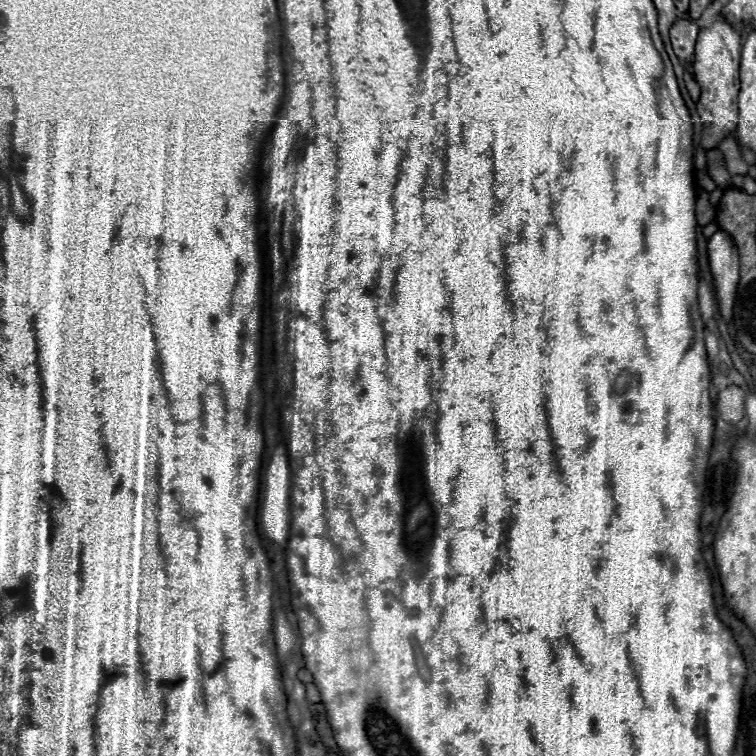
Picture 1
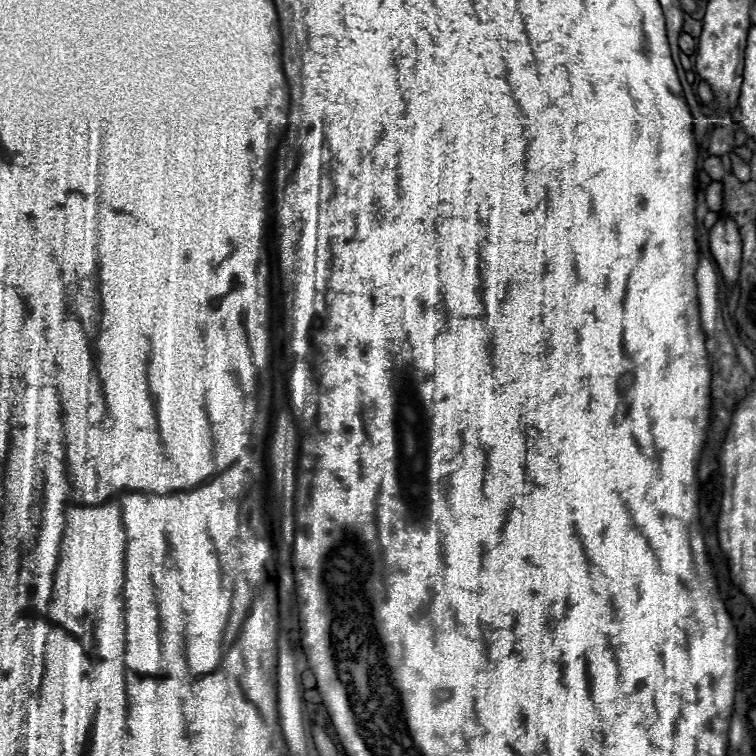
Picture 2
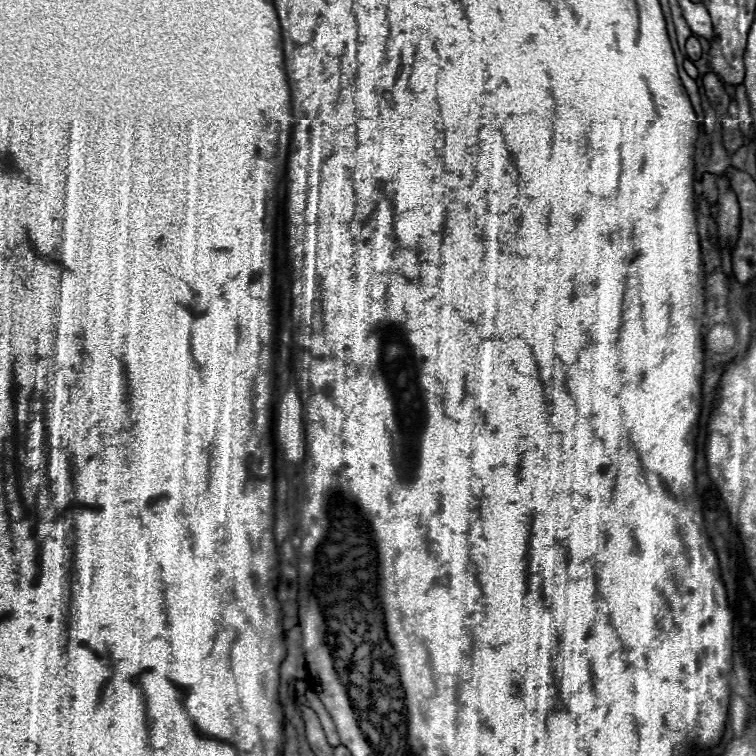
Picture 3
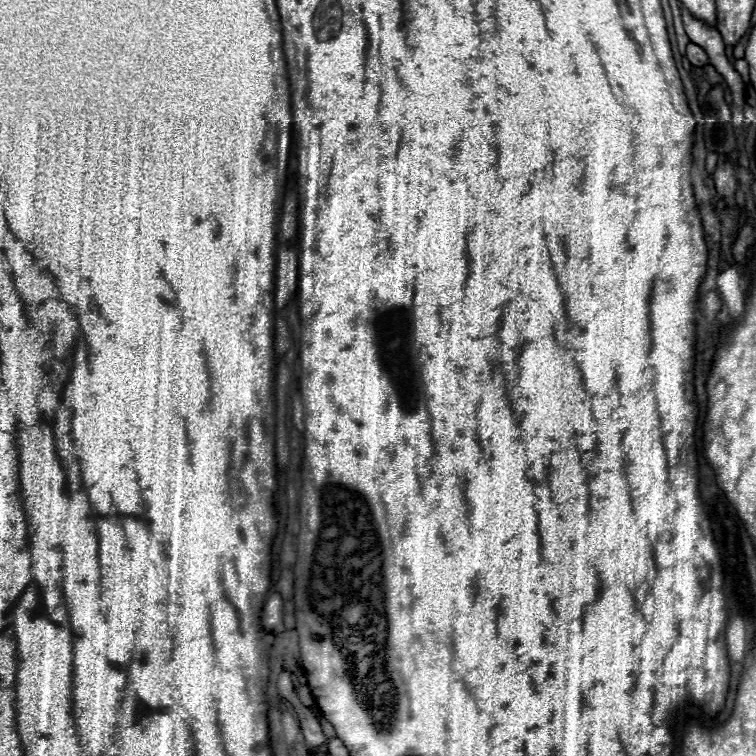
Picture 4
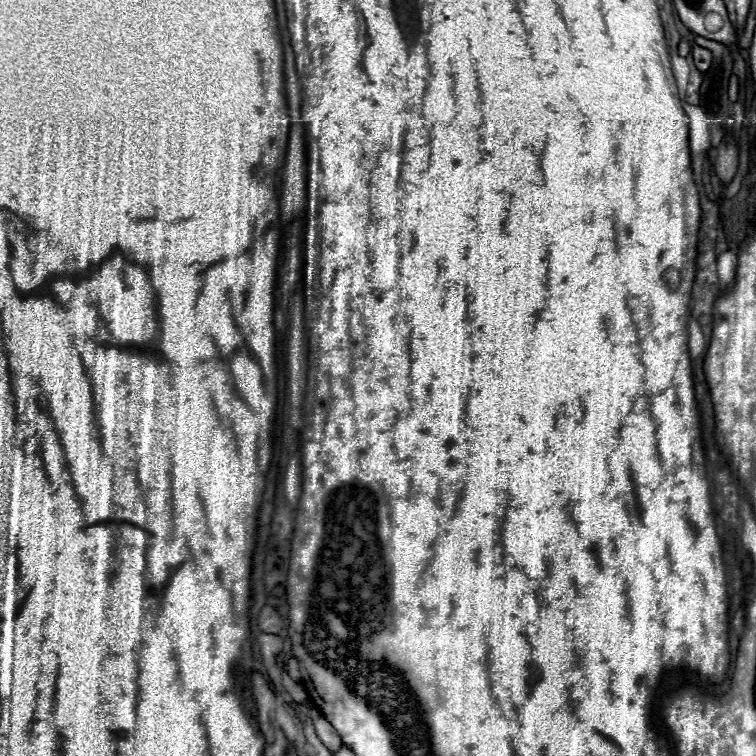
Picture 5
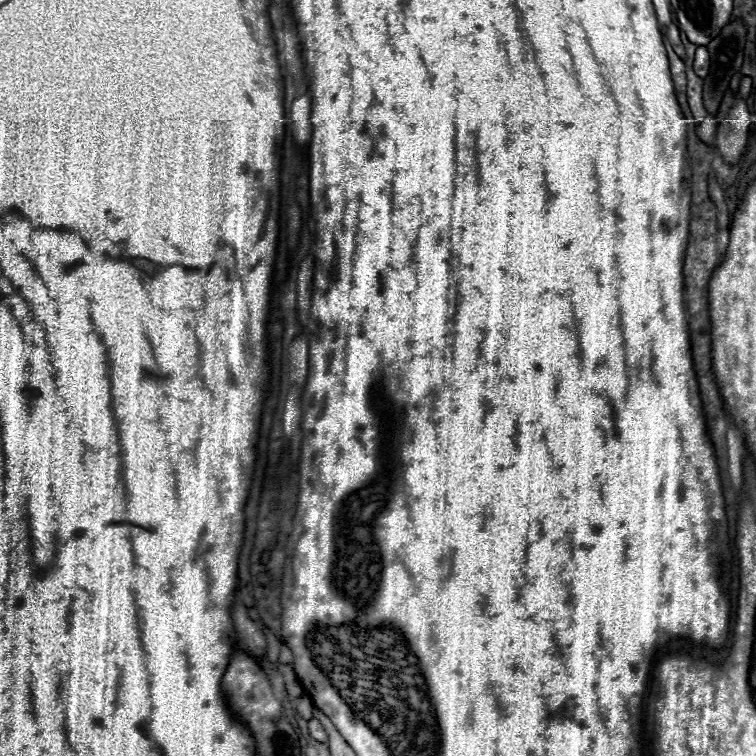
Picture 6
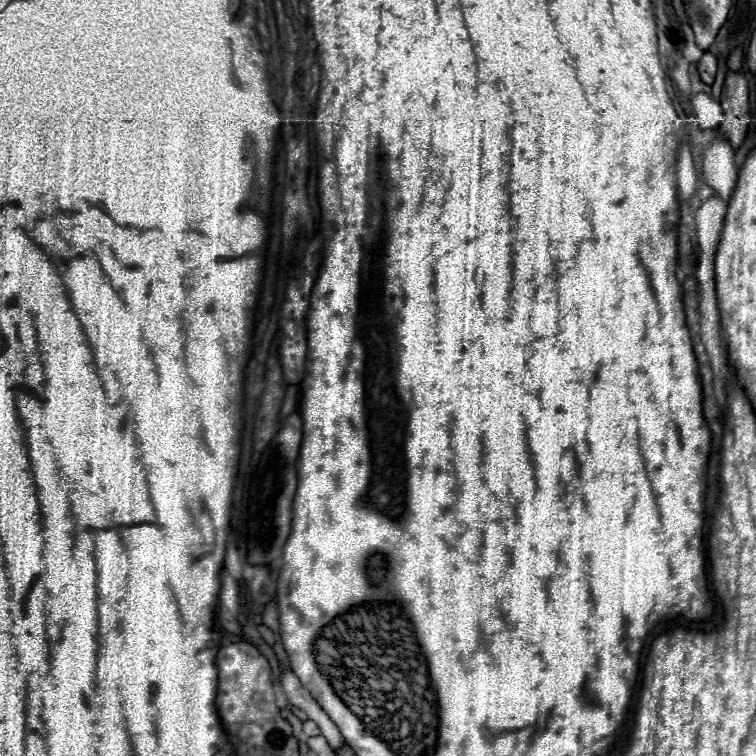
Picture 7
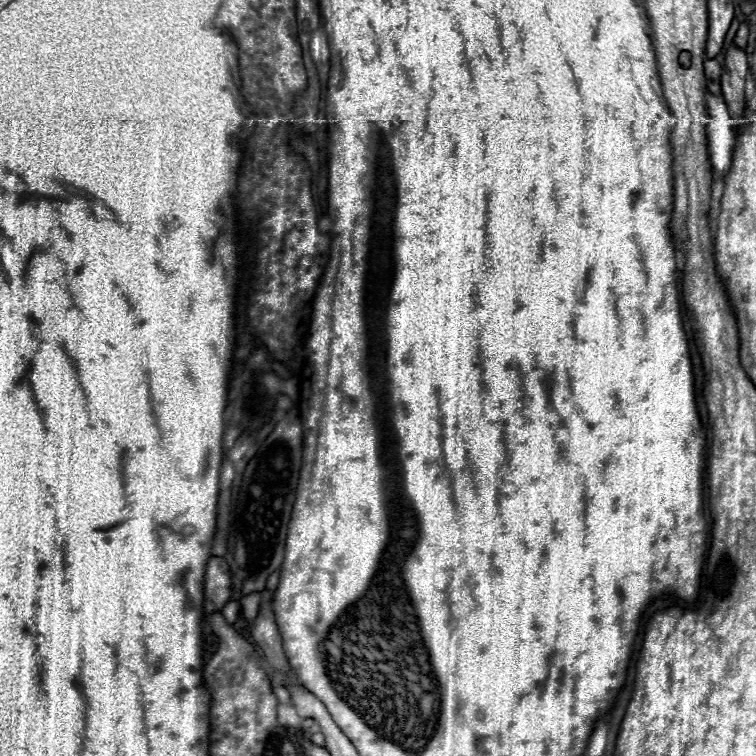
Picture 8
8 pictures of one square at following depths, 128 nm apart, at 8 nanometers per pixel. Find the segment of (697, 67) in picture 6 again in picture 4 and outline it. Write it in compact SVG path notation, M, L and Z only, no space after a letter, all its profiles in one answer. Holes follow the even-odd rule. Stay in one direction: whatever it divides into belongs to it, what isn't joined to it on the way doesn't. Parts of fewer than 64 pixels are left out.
M688 44L688 48L686 48L686 56L688 56L688 60L694 64L694 66L704 66L704 64L708 64L708 54L698 46L698 44Z

